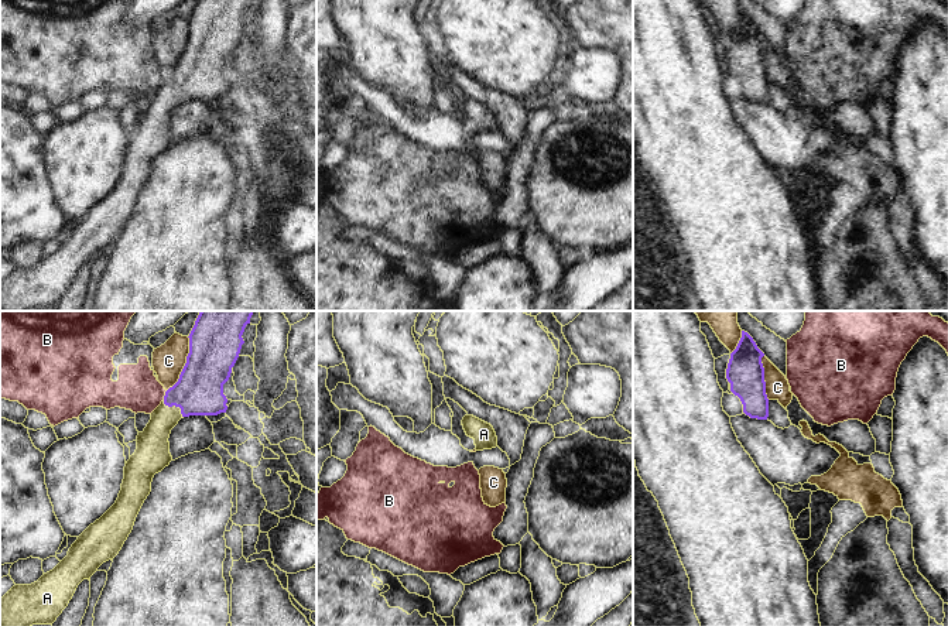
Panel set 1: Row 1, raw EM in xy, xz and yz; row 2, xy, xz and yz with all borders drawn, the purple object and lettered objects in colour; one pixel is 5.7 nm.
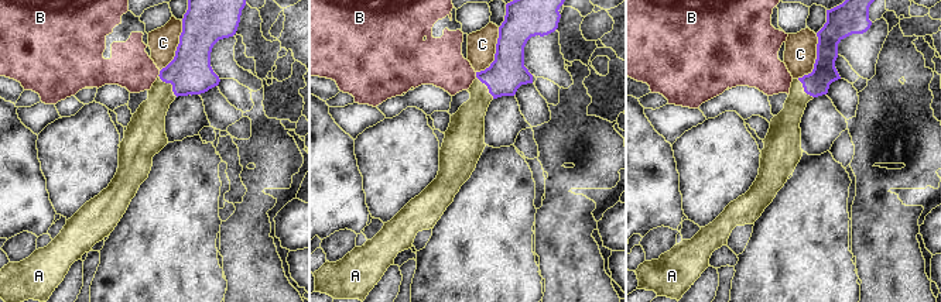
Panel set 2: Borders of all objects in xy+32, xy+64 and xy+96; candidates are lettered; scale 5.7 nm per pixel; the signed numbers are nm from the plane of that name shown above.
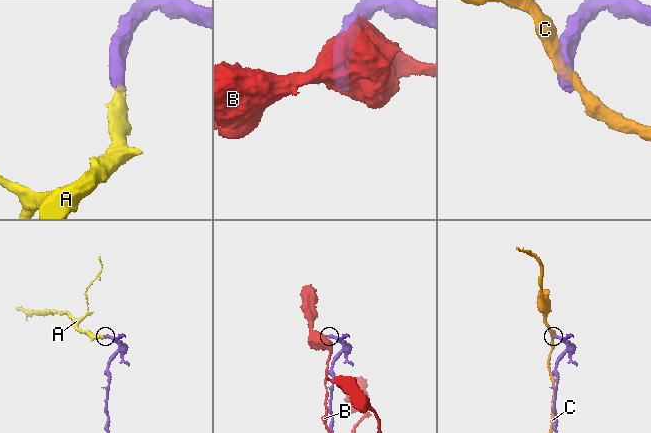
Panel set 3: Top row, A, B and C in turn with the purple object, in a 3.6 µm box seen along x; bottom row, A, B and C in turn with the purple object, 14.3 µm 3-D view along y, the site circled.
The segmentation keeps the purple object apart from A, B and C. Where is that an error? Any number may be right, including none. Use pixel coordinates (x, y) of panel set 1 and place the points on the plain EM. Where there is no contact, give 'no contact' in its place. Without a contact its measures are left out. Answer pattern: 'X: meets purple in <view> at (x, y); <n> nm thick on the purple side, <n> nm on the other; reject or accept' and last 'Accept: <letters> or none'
A: meets purple in xy at (175, 89); 280 nm thick on the purple side, 180 nm on the other; accept
B: meets purple in xy at (166, 78); 280 nm thick on the purple side, 240 nm on the other; reject
C: meets purple in xy at (185, 47); 300 nm thick on the purple side, 190 nm on the other; reject
Accept: A

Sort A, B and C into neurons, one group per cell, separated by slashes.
A / B / C

